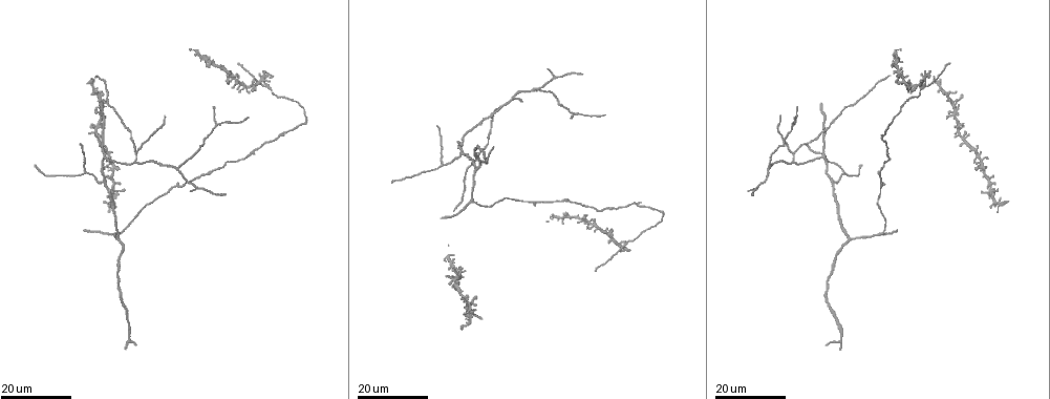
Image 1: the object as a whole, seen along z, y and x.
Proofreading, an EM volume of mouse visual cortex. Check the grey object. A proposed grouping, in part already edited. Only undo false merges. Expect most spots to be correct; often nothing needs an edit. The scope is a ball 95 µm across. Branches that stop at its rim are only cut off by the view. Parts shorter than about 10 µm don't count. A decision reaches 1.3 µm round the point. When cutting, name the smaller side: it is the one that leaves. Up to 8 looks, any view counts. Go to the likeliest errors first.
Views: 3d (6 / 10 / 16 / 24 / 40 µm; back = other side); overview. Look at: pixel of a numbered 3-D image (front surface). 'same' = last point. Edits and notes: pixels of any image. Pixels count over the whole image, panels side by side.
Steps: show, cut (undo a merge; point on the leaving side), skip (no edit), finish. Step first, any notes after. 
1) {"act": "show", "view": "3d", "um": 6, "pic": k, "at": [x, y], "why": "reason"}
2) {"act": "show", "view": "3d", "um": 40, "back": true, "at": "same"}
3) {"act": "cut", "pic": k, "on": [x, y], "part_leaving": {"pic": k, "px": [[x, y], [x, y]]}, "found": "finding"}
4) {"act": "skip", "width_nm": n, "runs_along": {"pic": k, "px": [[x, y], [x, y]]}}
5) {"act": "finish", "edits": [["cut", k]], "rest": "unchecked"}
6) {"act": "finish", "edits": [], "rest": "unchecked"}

{"act": "show", "view": "3d", "um": 16, "pic": 1, "at": [179, 168], "why": "arms part here"}

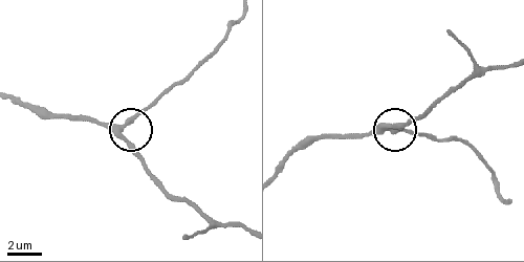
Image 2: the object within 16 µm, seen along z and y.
{"act": "show", "view": "3d", "um": 10, "pic": 2, "at": [385, 130]}

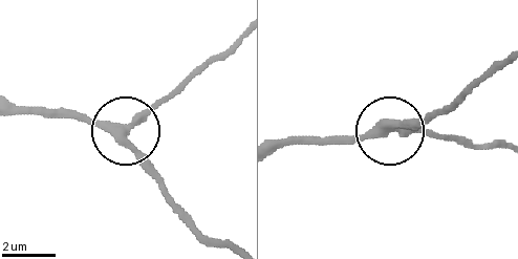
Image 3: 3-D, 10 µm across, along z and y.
{"act": "skip", "runs_along": {"pic": 3, "px": [[13, 107], [113, 124], [158, 185]]}, "found": "continuous, no second neuron"}

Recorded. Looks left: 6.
{"act": "show", "view": "3d", "um": 16, "pic": 1, "at": [441, 166], "why": "branch point"}

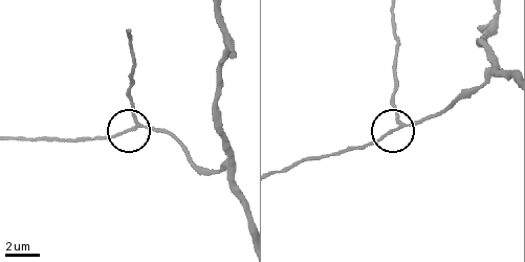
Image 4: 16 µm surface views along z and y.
{"act": "show", "view": "3d", "um": 10, "pic": 4, "at": [134, 121]}

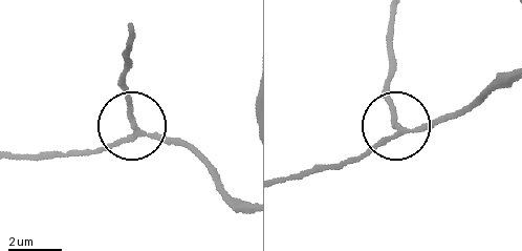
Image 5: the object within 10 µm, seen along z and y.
{"act": "skip", "width_nm": 180, "runs_along": {"pic": 5, "px": [[505, 74], [451, 117], [404, 130], [397, 123], [390, 67]]}, "found": "continuous, no second neuron"}

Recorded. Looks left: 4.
{"act": "show", "view": "3d", "um": 24, "pic": 1, "at": [137, 154], "why": "branch point"}

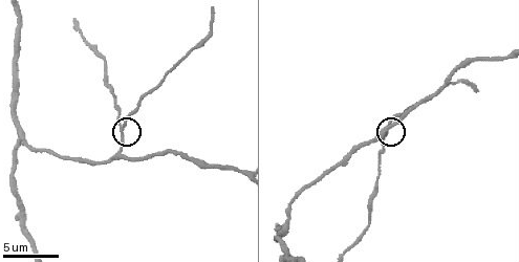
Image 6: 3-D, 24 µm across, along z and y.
{"act": "show", "view": "3d", "um": 6, "pic": 6, "at": [121, 128]}

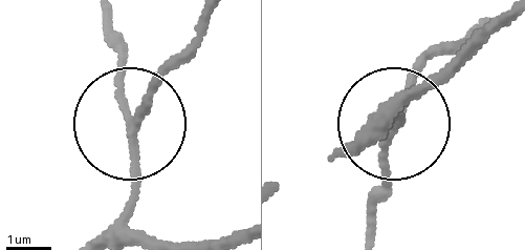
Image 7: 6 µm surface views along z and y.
{"act": "show", "view": "3d", "um": 6, "back": true, "pic": 7, "at": [134, 122]}

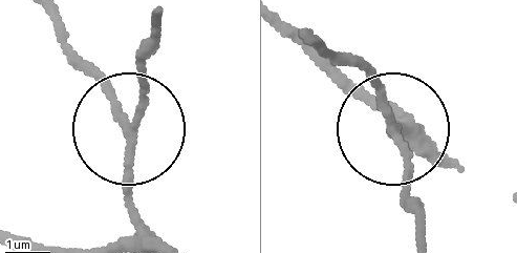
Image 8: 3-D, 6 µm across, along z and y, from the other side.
{"act": "skip", "side_arm_um": 16, "runs_along": {"pic": 8, "px": [[162, 240], [128, 184], [121, 105], [64, 41]]}, "found": "all the same neuron"}

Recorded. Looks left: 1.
{"act": "show", "view": "3d", "um": 10, "pic": 6, "at": [17, 219], "why": "three-way junction"}

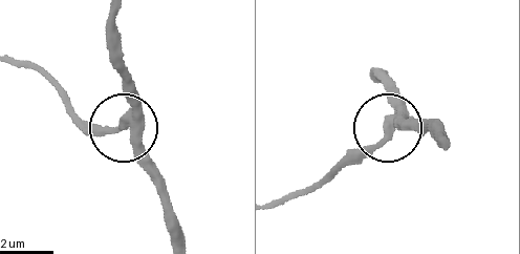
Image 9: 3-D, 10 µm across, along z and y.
{"act": "skip", "width_nm": 270, "found": "continuous, no second neuron"}

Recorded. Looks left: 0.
{"act": "finish", "edits": [], "rest": "unchecked"}

